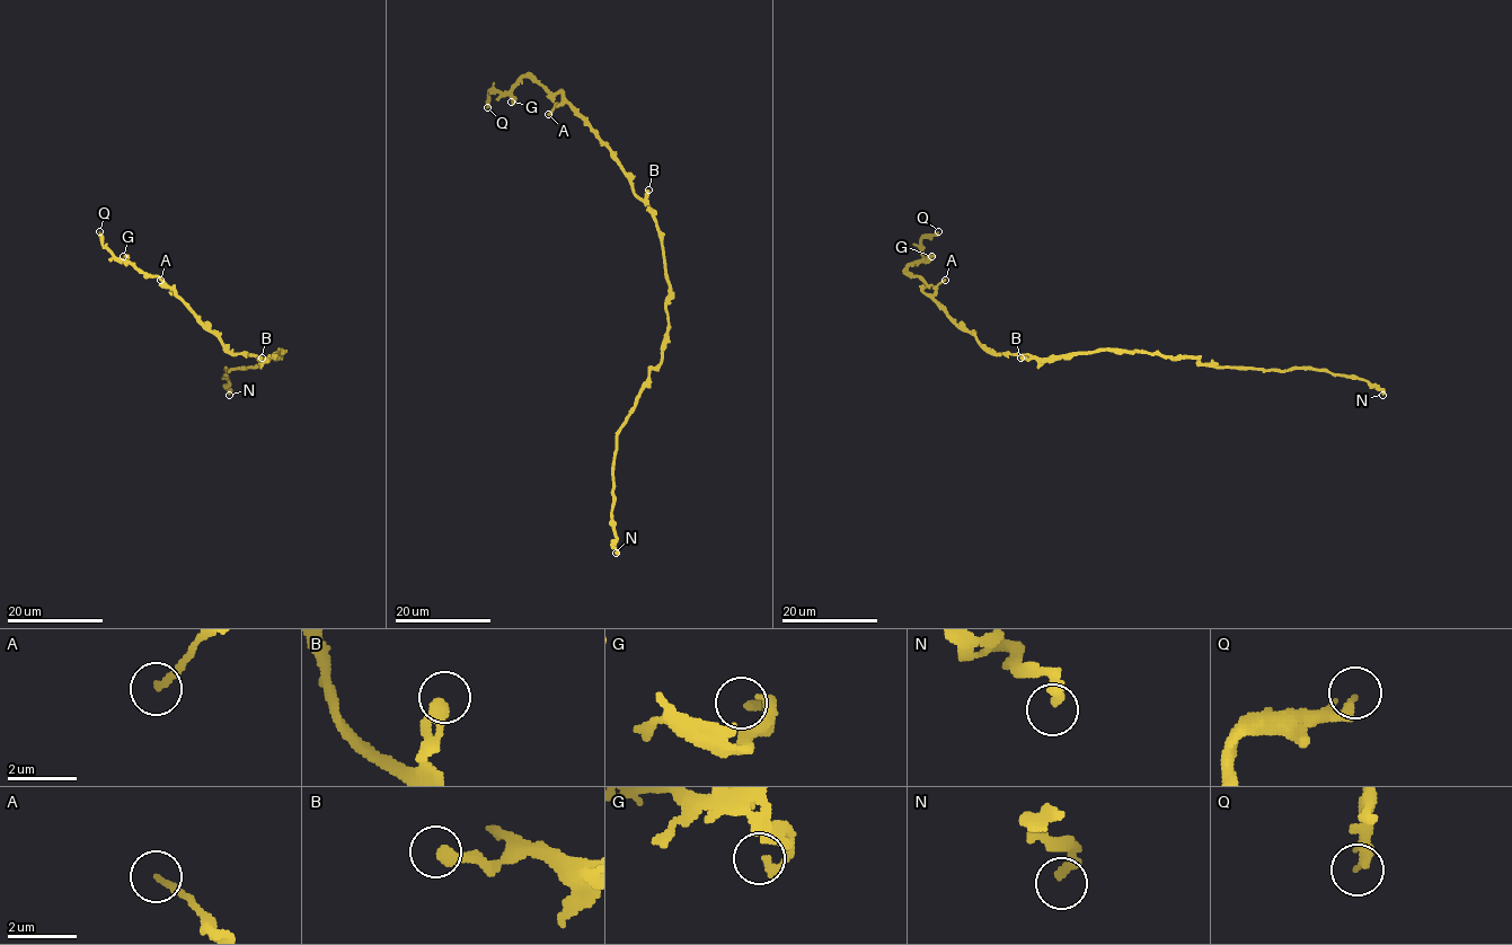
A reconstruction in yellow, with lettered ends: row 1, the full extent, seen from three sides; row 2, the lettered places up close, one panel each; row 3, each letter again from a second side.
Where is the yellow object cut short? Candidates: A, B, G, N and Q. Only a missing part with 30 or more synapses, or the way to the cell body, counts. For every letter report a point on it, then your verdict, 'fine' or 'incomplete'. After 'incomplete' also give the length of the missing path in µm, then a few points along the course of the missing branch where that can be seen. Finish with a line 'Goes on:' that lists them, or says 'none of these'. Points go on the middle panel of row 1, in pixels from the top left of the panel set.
A: place (548, 114); fine
B: place (648, 190); fine
G: place (511, 102); fine
N: place (616, 553); fine
Q: place (487, 107); incomplete; missing 25 µm; course (487, 107), (484, 115), (472, 111), (466, 114), (460, 135), (441, 167)
Goes on: Q

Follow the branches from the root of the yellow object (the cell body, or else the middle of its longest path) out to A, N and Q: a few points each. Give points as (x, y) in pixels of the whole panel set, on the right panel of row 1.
A: (1081, 353), (1051, 359), (989, 353), (933, 299), (935, 288), (945, 280)
N: (1081, 353), (1143, 350), (1170, 358), (1196, 358), (1201, 363), (1221, 367), (1325, 369), (1367, 380), (1382, 395)
Q: (1081, 353), (1051, 359), (989, 353), (908, 271), (924, 258), (921, 239), (938, 231)

